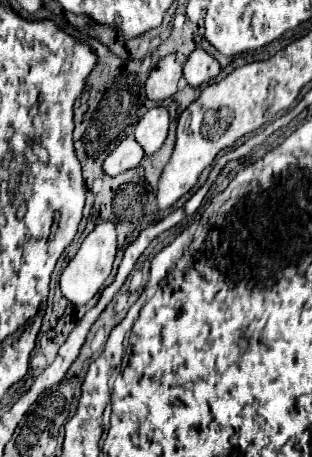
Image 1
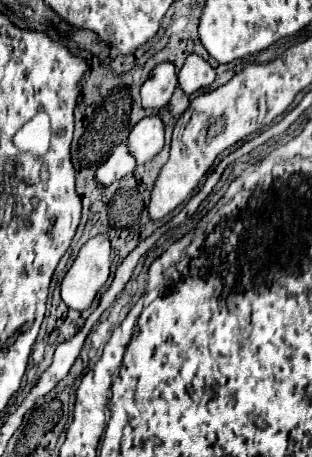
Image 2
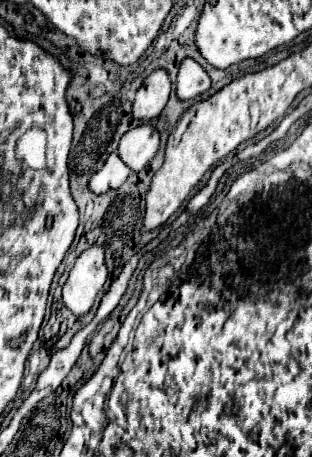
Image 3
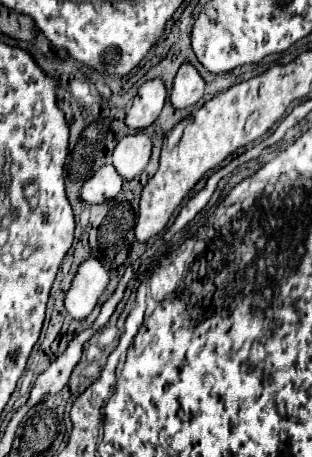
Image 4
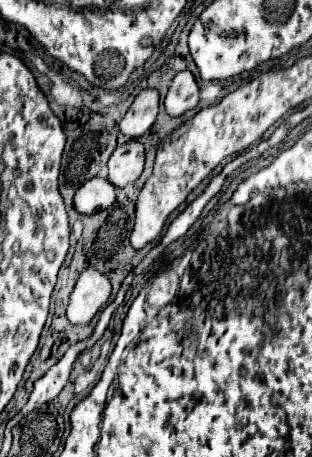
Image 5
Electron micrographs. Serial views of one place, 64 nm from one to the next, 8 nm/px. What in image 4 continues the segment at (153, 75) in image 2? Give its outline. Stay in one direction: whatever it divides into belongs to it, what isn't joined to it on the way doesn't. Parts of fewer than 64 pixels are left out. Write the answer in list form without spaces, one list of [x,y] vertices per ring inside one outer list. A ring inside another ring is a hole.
[[[162,78],[144,82],[138,94],[134,96],[132,108],[126,114],[126,124],[136,130],[148,128],[158,118],[164,102],[166,102],[166,86]]]

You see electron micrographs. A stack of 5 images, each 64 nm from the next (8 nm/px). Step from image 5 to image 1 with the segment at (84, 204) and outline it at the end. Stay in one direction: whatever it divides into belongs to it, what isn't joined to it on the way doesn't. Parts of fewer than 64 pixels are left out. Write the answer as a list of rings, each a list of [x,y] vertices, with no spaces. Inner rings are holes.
[[[128,136],[104,160],[104,172],[108,176],[116,176],[128,168],[138,166],[142,158],[144,158],[144,150],[140,148],[140,144],[132,136]]]

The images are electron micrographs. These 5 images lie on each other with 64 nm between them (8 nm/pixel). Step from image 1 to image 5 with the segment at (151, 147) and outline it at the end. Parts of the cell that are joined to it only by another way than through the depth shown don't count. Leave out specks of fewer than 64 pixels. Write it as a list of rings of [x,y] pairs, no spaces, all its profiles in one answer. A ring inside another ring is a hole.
[[[128,140],[120,144],[110,156],[106,166],[106,176],[108,180],[112,178],[112,184],[116,184],[116,188],[134,184],[144,170],[144,160],[146,160],[144,144],[138,140]]]

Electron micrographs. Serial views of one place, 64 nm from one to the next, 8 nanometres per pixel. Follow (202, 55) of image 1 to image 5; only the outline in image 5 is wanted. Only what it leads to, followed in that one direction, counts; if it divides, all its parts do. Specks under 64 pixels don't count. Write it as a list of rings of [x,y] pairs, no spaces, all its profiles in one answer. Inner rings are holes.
[[[182,70],[176,74],[176,78],[170,82],[170,90],[166,94],[164,106],[170,116],[180,116],[192,108],[196,108],[200,100],[200,88],[198,80],[190,70]]]

